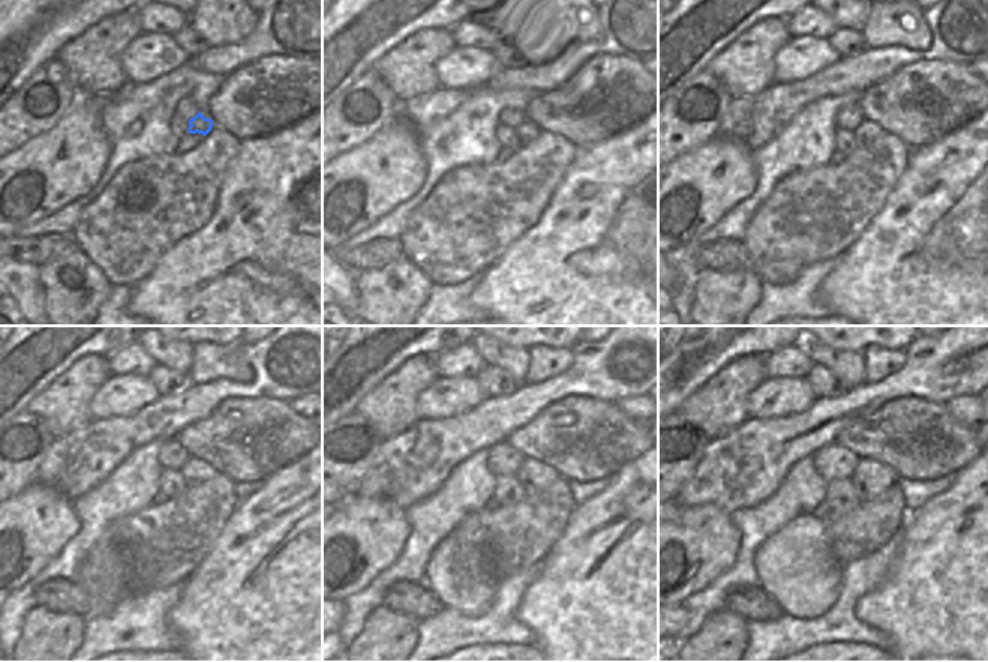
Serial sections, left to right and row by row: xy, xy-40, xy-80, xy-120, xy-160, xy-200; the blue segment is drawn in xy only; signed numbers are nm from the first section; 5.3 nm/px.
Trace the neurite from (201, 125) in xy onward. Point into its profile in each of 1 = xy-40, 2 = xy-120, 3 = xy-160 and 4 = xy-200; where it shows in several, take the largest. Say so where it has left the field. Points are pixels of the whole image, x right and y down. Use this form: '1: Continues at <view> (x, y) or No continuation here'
1: Continues at xy-40 (528, 131)
2: Continues at xy-120 (195, 470)
3: Continues at xy-160 (534, 476)
4: Continues at xy-200 (870, 478)

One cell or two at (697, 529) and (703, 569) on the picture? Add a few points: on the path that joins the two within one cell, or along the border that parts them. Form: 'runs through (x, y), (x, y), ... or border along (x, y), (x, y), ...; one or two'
runs through (702, 539), (702, 559); one

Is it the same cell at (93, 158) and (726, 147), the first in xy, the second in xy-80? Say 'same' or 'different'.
same

